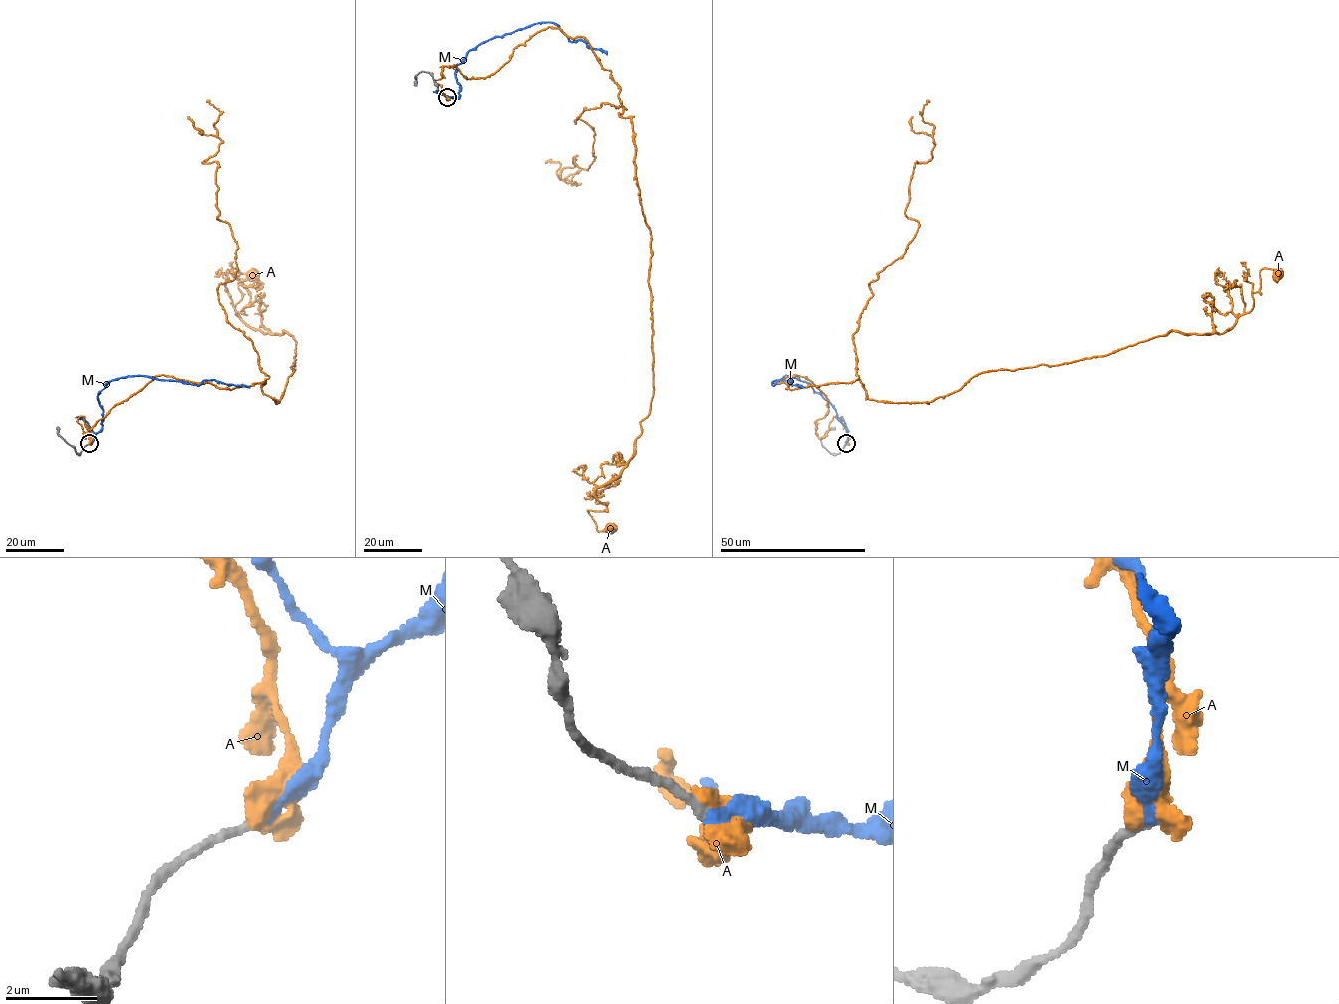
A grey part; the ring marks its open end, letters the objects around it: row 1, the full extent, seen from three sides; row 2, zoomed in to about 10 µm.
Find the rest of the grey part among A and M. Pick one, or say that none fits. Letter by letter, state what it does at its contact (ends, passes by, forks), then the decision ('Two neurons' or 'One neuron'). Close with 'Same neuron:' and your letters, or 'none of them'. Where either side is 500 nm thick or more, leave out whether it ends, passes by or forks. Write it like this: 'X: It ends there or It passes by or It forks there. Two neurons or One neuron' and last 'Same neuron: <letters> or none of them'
A: It ends there. Two neurons
M: It ends there. One neuron
Same neuron: M

